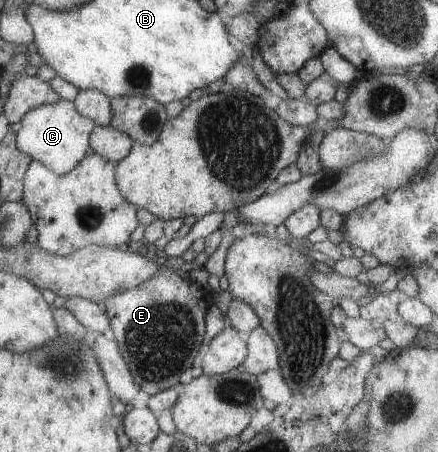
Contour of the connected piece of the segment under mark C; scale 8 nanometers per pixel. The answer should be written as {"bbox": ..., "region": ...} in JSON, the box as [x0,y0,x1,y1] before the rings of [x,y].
{"bbox":[16,99,95,175],"region":[[[59,99],[29,110],[21,119],[16,135],[16,146],[32,160],[45,164],[57,175],[67,174],[75,167],[87,151],[87,137],[95,124],[76,110],[73,102]]]}

